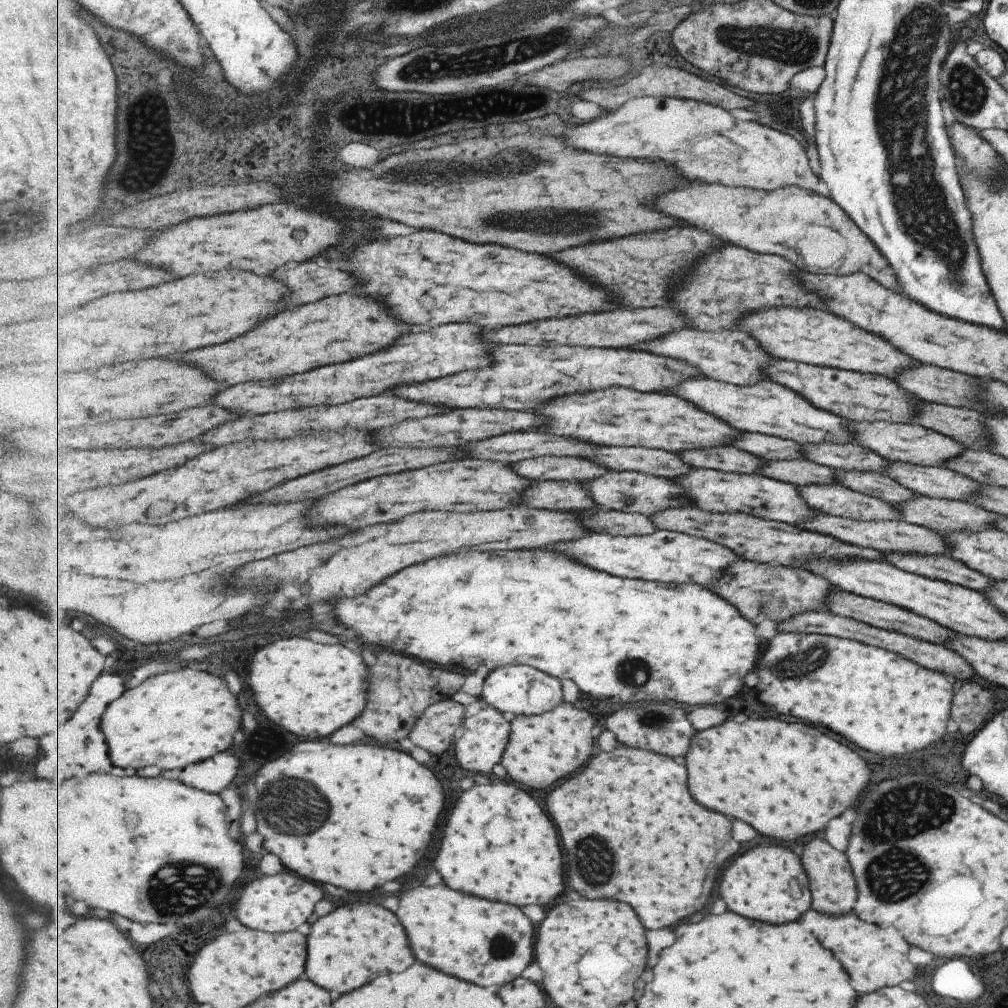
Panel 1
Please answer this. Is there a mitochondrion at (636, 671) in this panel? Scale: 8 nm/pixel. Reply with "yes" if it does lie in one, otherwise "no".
yes

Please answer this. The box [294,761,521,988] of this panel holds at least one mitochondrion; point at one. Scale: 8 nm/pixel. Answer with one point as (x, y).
(500, 946)

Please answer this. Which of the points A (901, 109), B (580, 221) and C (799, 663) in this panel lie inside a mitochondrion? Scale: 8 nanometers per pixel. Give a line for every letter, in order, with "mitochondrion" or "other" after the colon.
A: mitochondrion
B: mitochondrion
C: mitochondrion

